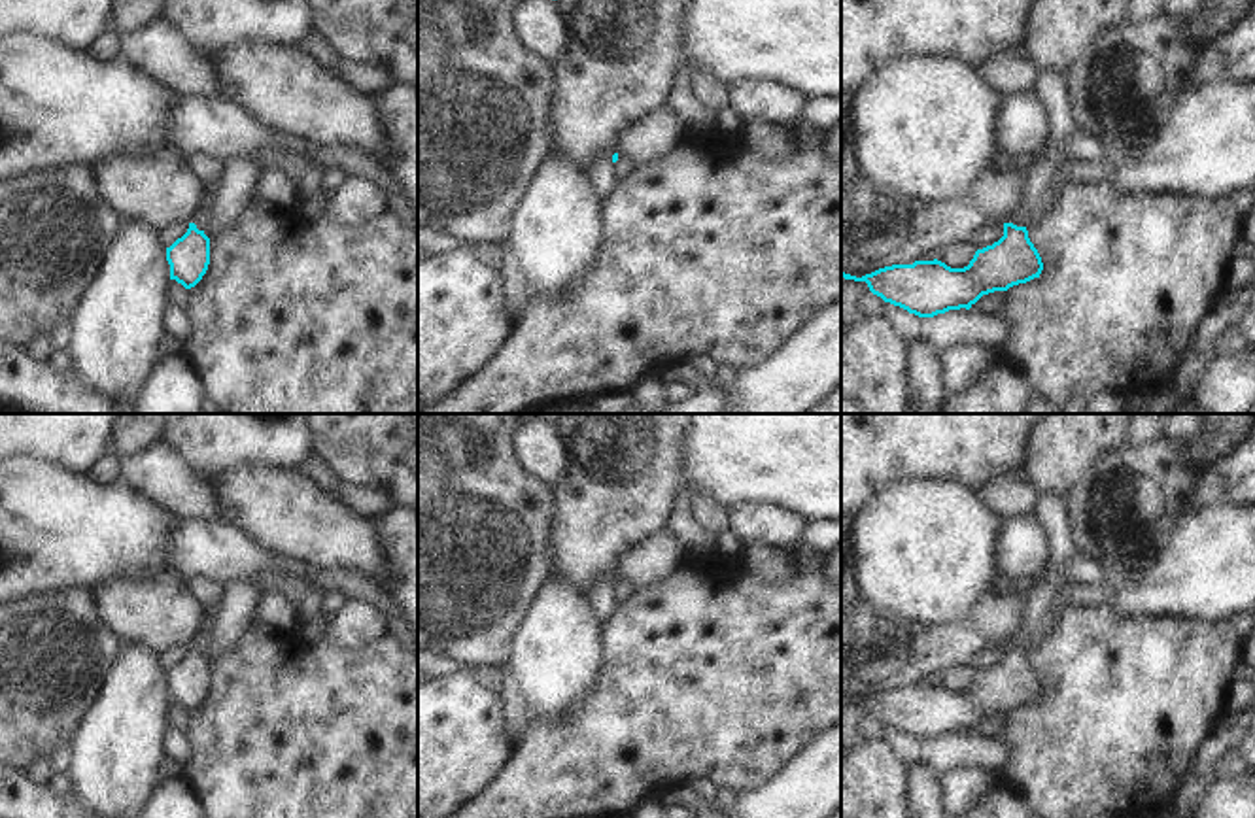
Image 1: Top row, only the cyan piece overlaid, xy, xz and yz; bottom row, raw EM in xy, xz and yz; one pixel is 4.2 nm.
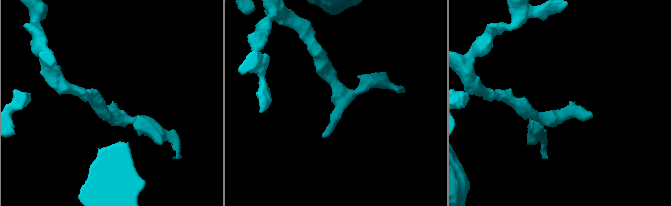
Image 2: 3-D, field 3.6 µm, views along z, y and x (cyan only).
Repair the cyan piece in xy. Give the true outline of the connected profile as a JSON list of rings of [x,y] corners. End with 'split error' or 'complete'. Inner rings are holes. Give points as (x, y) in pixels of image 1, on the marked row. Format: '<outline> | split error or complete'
[[[215,183],[202,185],[202,189],[206,198],[193,212],[187,232],[166,247],[170,280],[176,280],[185,289],[195,287],[210,264],[210,238],[204,234],[204,227]]] | split error

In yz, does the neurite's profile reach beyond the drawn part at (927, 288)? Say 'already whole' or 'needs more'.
needs more

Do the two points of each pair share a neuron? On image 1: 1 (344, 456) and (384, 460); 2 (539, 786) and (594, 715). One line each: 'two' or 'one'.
1: one
2: one

